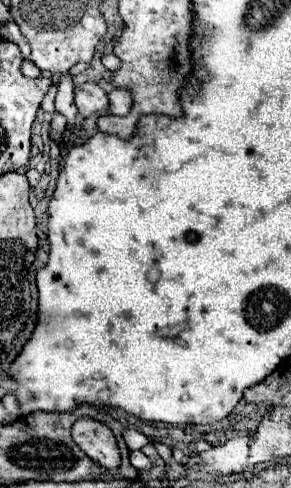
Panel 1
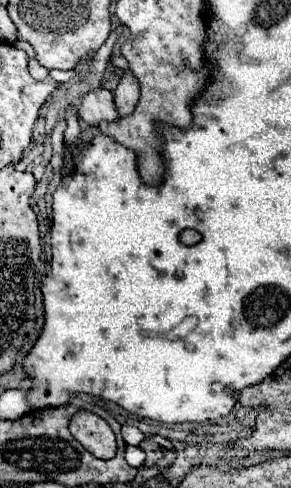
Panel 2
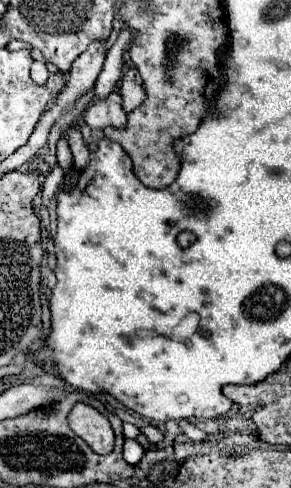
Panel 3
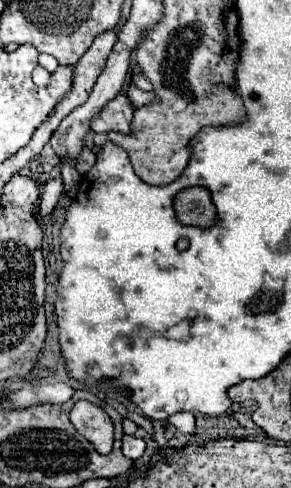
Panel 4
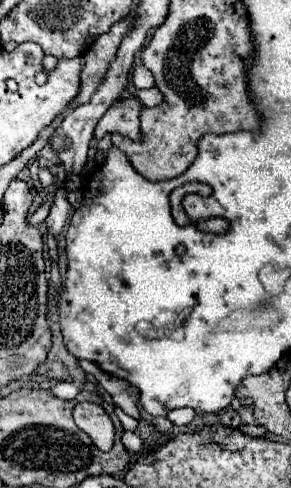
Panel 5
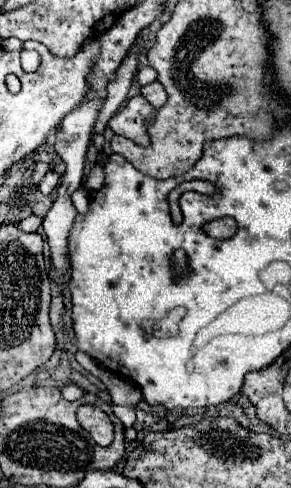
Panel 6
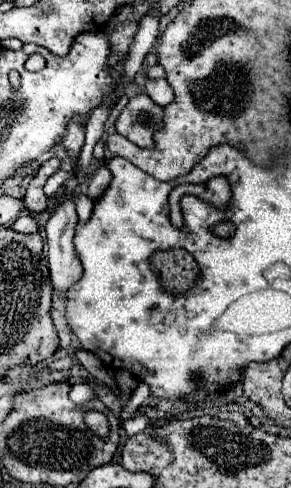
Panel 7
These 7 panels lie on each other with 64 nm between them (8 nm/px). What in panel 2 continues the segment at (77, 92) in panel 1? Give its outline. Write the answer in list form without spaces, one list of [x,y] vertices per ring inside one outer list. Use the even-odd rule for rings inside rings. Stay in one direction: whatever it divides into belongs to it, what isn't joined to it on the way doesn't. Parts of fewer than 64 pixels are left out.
[[[96,88],[88,94],[84,94],[78,114],[90,126],[98,126],[102,120],[112,122],[112,120],[120,118],[116,112],[116,106],[114,106],[114,96],[106,88]]]

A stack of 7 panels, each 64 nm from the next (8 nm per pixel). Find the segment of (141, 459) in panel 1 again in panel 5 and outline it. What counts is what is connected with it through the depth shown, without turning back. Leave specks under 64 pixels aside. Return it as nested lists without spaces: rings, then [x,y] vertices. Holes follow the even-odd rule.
[[[124,432],[122,444],[124,444],[124,448],[126,448],[130,454],[138,454],[138,452],[142,452],[142,448],[144,448],[144,442],[142,442],[142,438],[140,438],[136,432]]]

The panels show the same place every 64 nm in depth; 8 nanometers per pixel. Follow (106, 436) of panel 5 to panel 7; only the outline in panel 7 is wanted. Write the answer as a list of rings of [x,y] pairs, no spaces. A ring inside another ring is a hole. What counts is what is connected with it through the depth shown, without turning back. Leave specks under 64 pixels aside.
[[[90,410],[84,414],[84,422],[88,424],[88,428],[92,432],[96,432],[96,436],[100,436],[102,440],[108,436],[110,432],[110,424],[108,424],[108,418],[102,414],[102,412],[96,412],[96,410]]]

